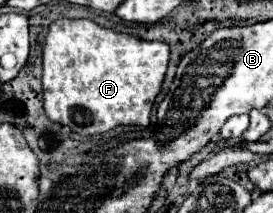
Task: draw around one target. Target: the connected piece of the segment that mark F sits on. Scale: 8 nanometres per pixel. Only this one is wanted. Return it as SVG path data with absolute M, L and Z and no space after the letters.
M58 19L50 25L44 43L44 111L48 119L68 125L80 135L106 133L118 125L148 127L154 99L160 93L170 61L170 47L162 41L142 41L96 25L90 19Z

